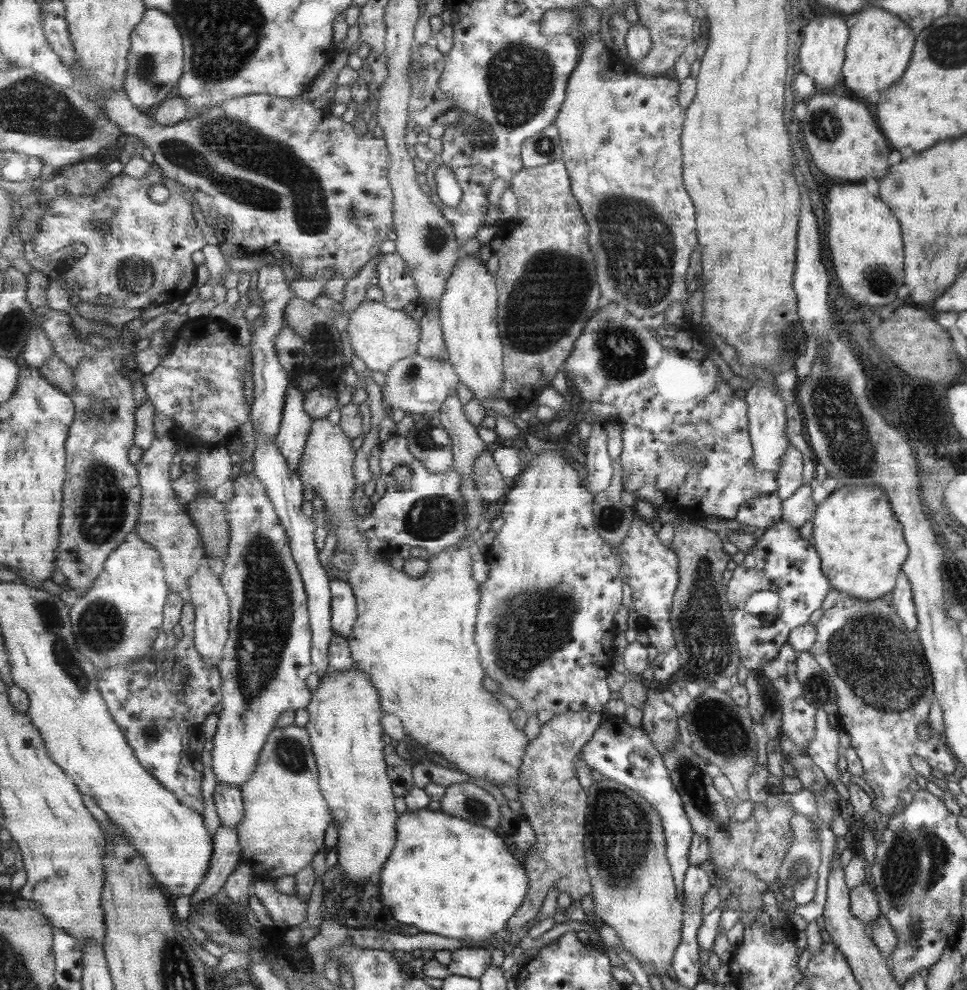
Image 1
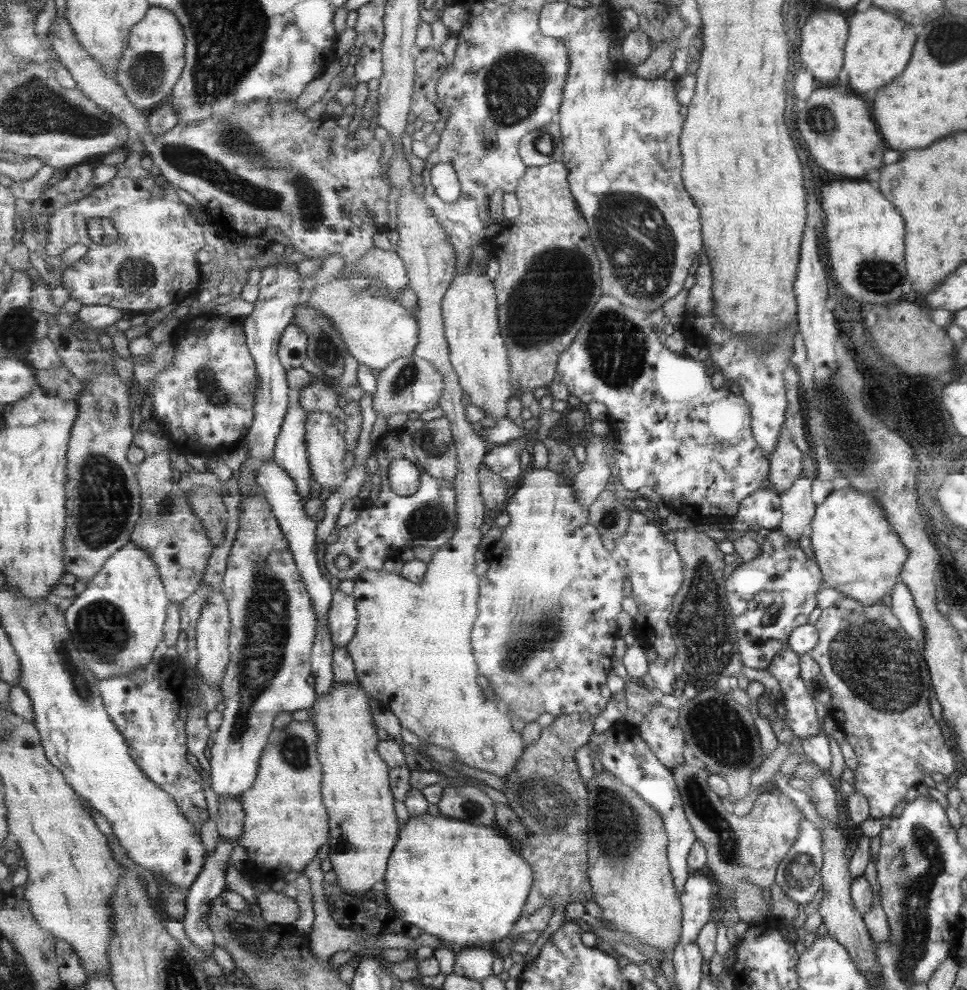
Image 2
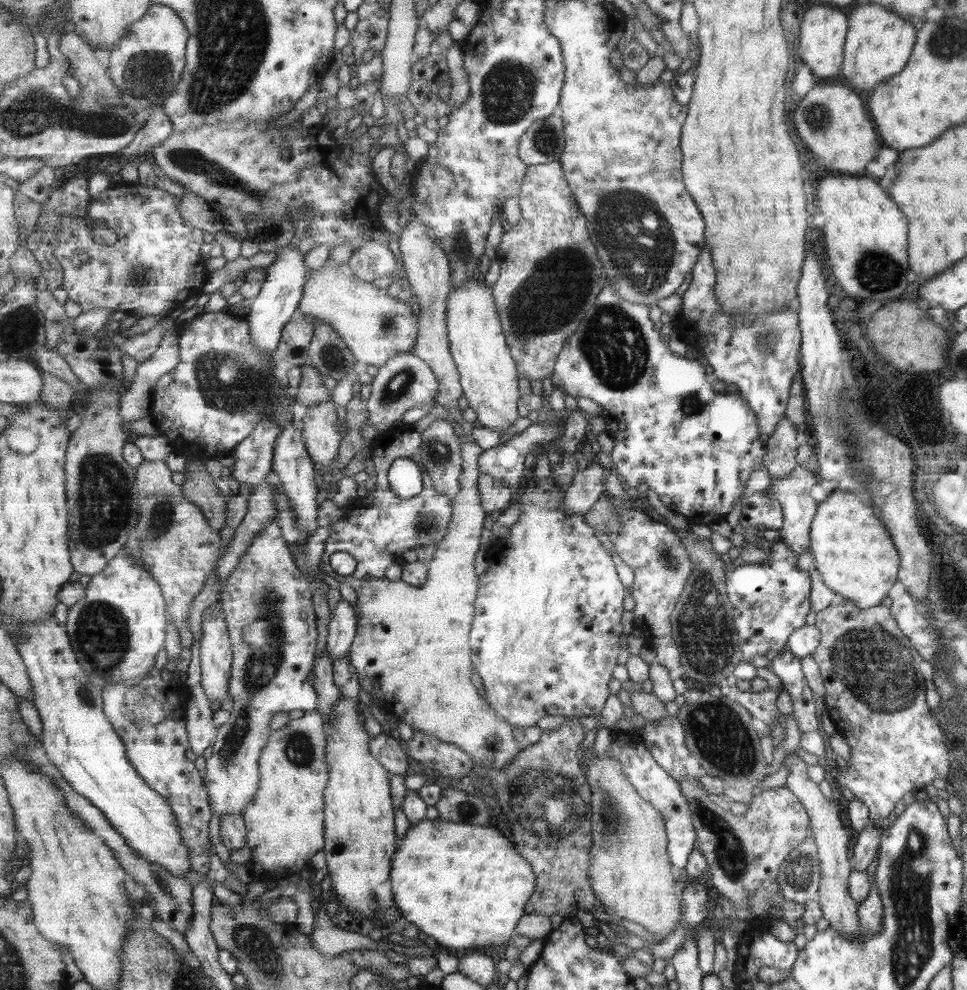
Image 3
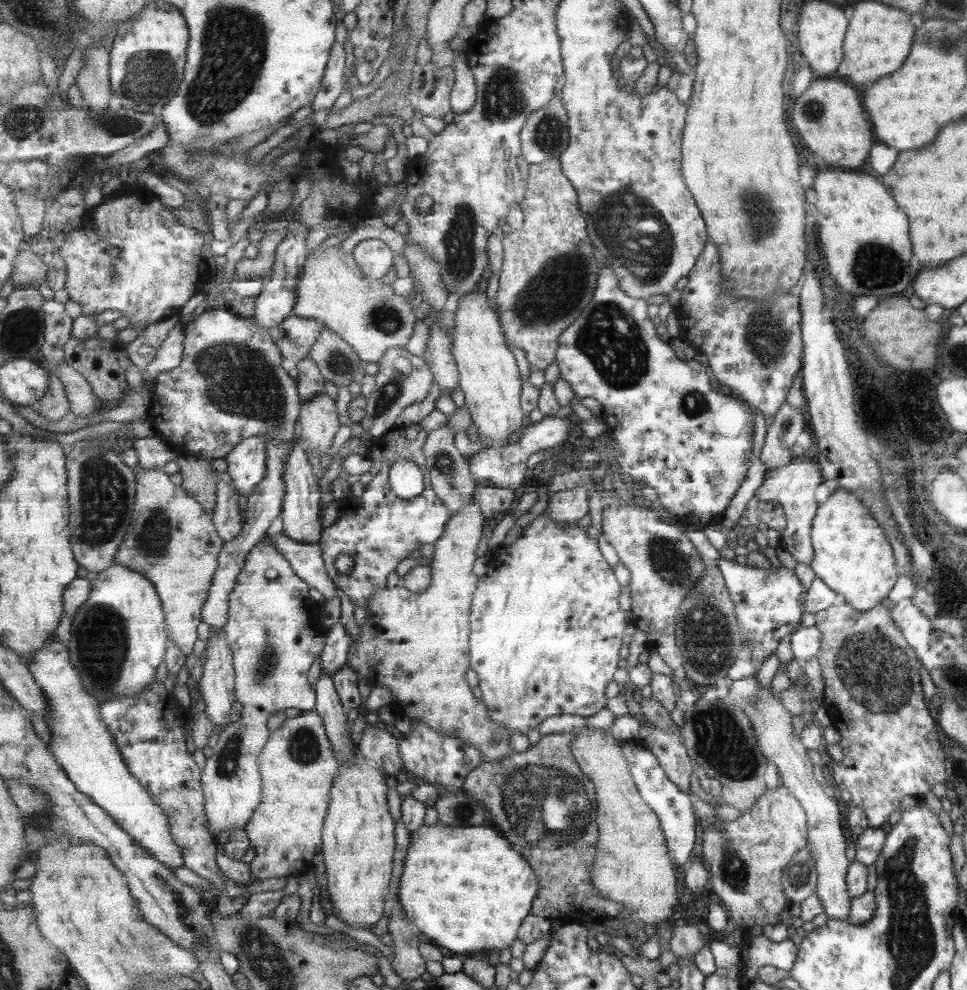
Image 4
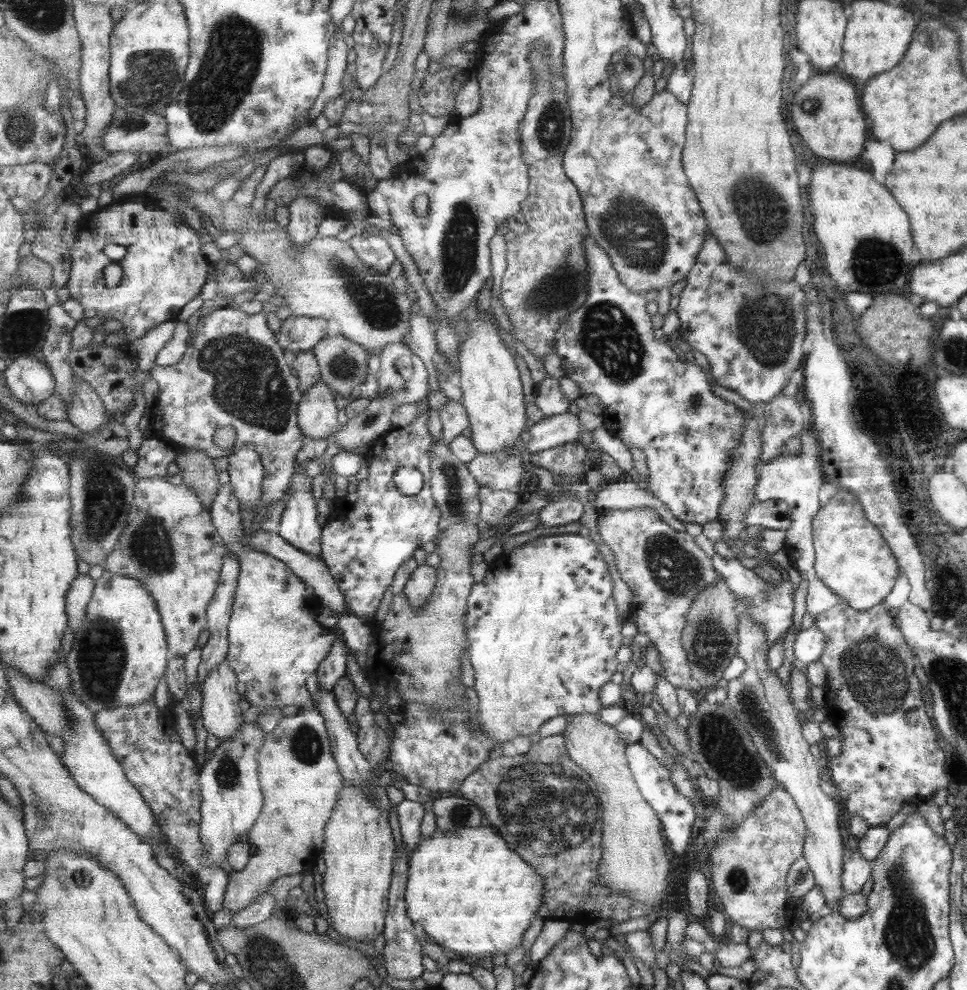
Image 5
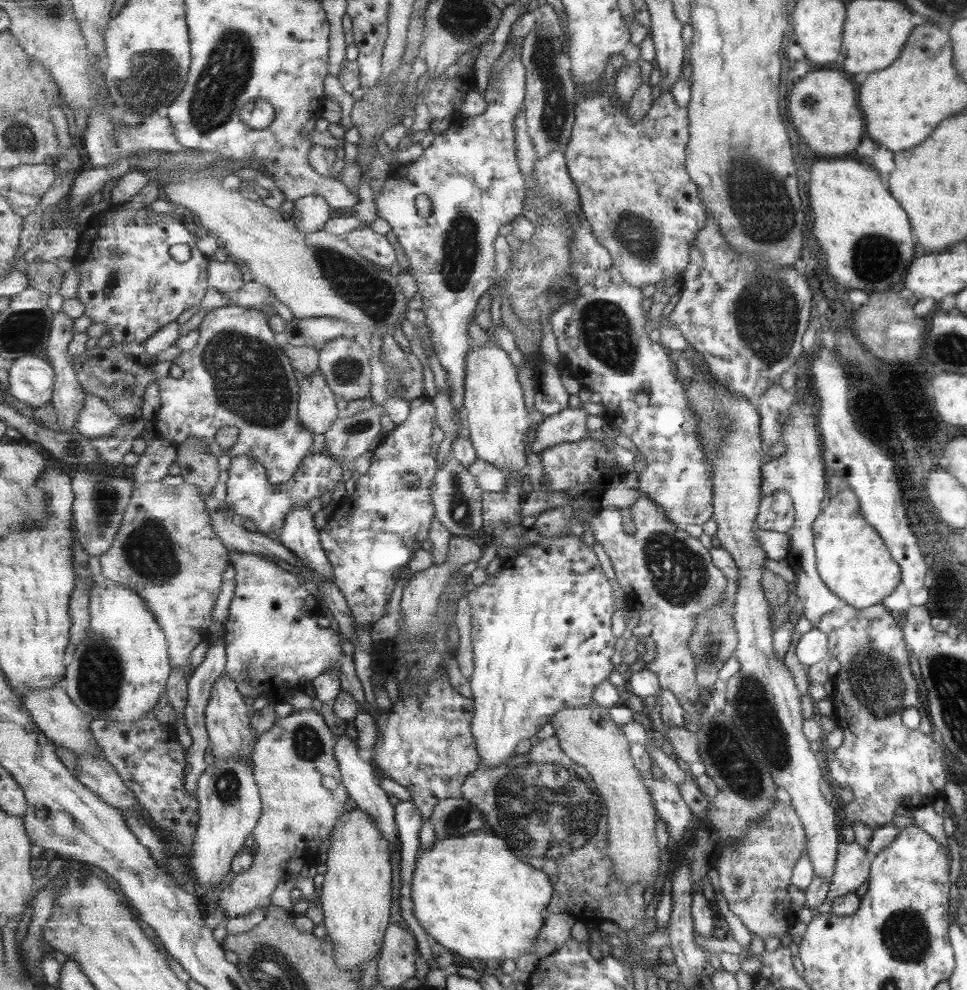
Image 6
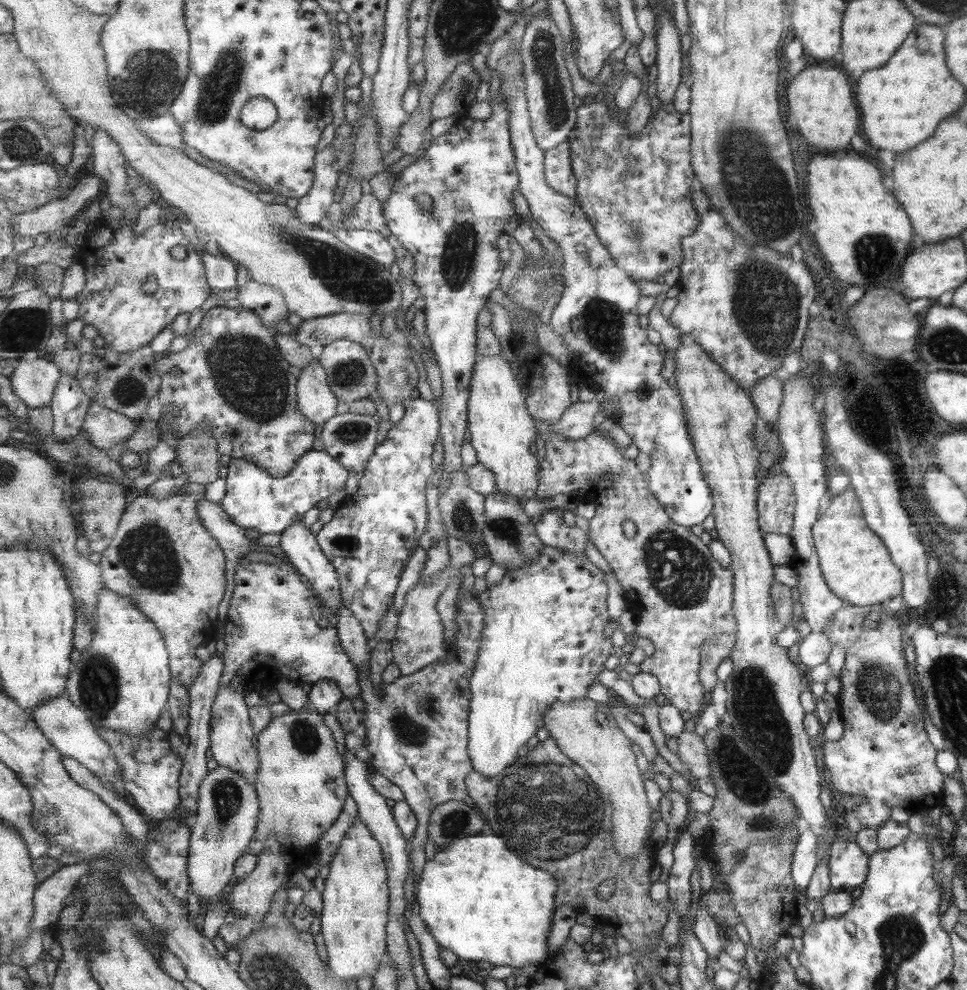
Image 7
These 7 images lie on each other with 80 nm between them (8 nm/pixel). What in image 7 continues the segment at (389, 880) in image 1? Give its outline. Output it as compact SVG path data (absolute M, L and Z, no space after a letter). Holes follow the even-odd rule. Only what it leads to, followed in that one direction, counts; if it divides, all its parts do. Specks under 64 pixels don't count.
M485 831L485 834L481 832L456 840L428 860L420 884L417 885L417 900L420 902L422 917L439 945L453 952L457 958L476 963L482 960L495 967L520 969L529 964L538 966L549 958L547 941L553 930L558 886L553 873L527 864L505 844L501 836L487 836Z

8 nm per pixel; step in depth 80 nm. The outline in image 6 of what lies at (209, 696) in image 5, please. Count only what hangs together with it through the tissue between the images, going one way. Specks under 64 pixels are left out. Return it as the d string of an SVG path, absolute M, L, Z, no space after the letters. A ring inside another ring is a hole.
M226 673L219 678L213 687L213 694L207 707L207 728L210 732L212 751L215 758L222 756L240 756L253 761L252 756L256 748L253 744L256 738L252 727L250 706L245 704L243 693L238 689L238 684Z

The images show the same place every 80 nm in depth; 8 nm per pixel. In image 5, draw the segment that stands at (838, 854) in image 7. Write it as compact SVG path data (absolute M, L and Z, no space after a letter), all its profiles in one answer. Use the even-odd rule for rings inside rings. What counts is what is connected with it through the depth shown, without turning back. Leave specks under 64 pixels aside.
M857 846L853 850L847 849L842 856L842 894L859 893L861 886L870 878L871 867L872 861L863 857Z

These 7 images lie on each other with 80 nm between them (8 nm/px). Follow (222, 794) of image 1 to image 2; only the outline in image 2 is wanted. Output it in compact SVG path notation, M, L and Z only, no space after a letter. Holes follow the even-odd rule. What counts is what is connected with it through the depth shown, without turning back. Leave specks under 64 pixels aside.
M218 796L219 813L216 830L220 839L239 844L246 823L246 812L241 796Z

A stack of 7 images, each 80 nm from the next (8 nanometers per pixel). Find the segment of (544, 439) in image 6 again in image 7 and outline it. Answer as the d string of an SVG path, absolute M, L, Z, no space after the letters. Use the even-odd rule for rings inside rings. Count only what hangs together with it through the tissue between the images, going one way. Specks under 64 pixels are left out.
M594 398L586 402L577 401L567 410L560 422L549 425L547 434L561 433L573 440L587 438L587 435L595 430L593 416L595 416L599 405L600 402Z

